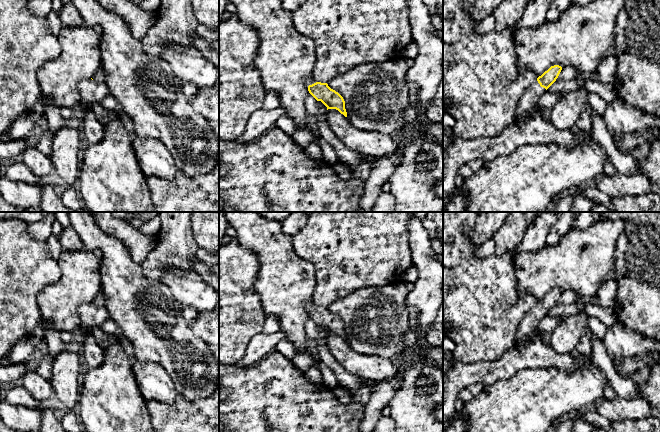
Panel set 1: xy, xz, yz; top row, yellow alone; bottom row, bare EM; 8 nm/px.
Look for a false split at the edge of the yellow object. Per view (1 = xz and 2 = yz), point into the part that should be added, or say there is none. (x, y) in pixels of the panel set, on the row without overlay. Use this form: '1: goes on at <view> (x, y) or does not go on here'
1: goes on at xz (310, 305)
2: goes on at yz (532, 319)

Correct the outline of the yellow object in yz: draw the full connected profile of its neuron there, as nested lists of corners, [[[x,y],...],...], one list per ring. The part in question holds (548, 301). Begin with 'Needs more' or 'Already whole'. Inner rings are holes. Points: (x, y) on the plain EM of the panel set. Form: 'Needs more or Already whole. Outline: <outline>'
Needs more. Outline: [[[551,290],[537,304],[529,310],[518,326],[513,347],[519,348],[529,343],[526,340],[535,332],[540,322],[547,316],[547,313],[556,305],[562,291]]]

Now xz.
Needs more. Outline: [[[313,301],[306,304],[309,317],[317,324],[321,325],[328,333],[336,333],[345,341],[347,336],[345,333],[345,325],[343,321],[331,313],[327,307],[321,307]]]

